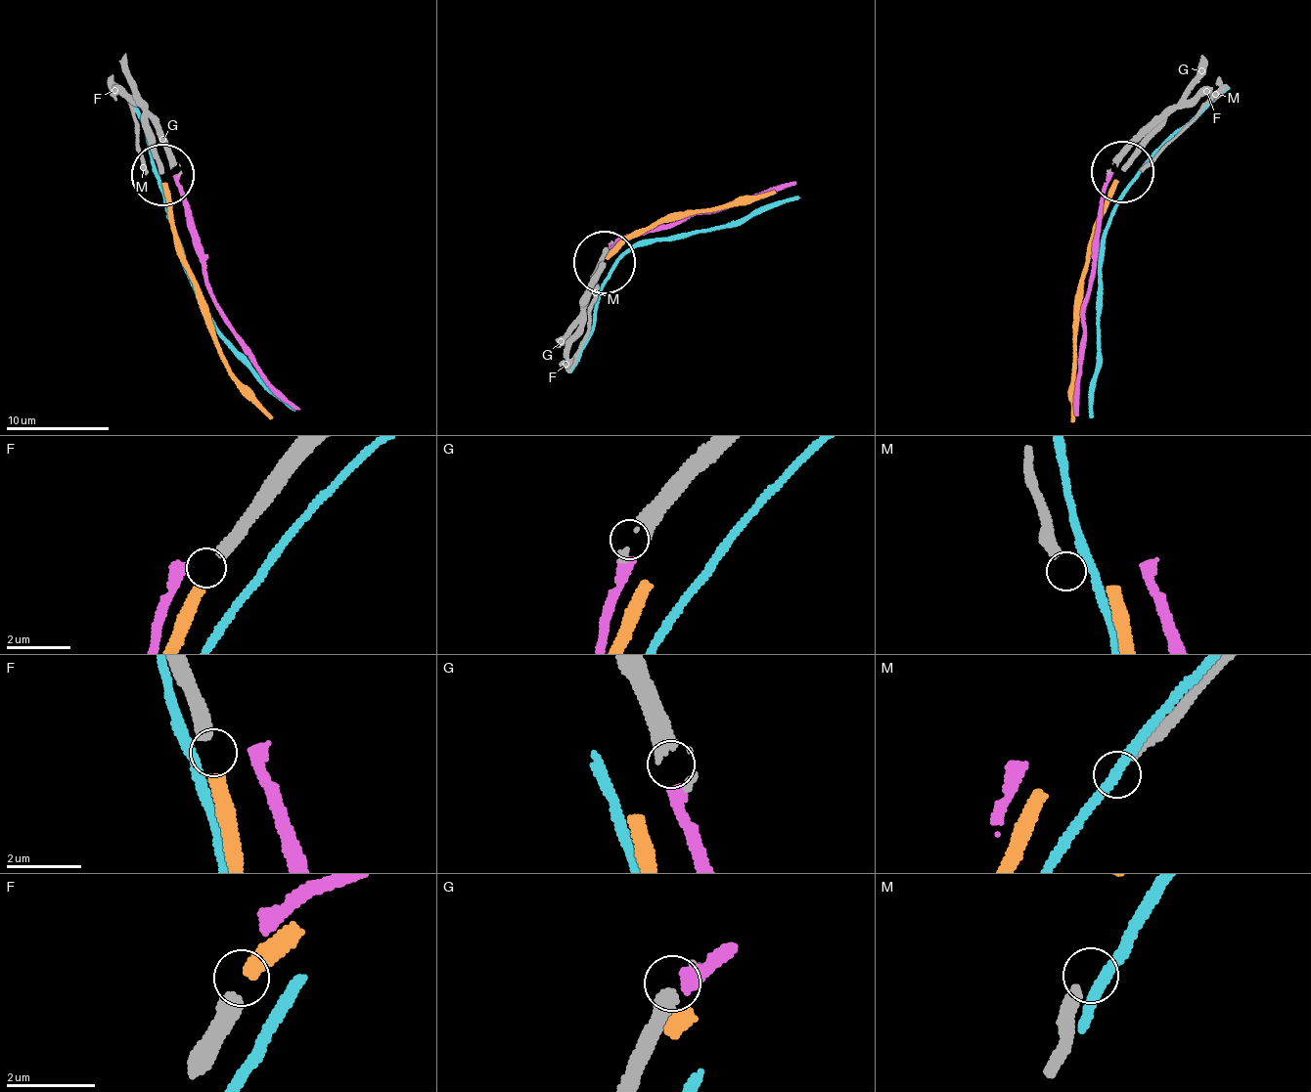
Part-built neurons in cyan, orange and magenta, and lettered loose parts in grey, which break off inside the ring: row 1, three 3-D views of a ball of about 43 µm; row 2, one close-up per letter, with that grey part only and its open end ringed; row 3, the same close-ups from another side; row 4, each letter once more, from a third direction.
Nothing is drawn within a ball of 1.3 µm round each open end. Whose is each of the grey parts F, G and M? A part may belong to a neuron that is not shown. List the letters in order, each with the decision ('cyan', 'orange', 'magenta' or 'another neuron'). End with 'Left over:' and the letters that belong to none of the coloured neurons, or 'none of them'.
F: orange
G: magenta
M: another neuron
Left over: M

